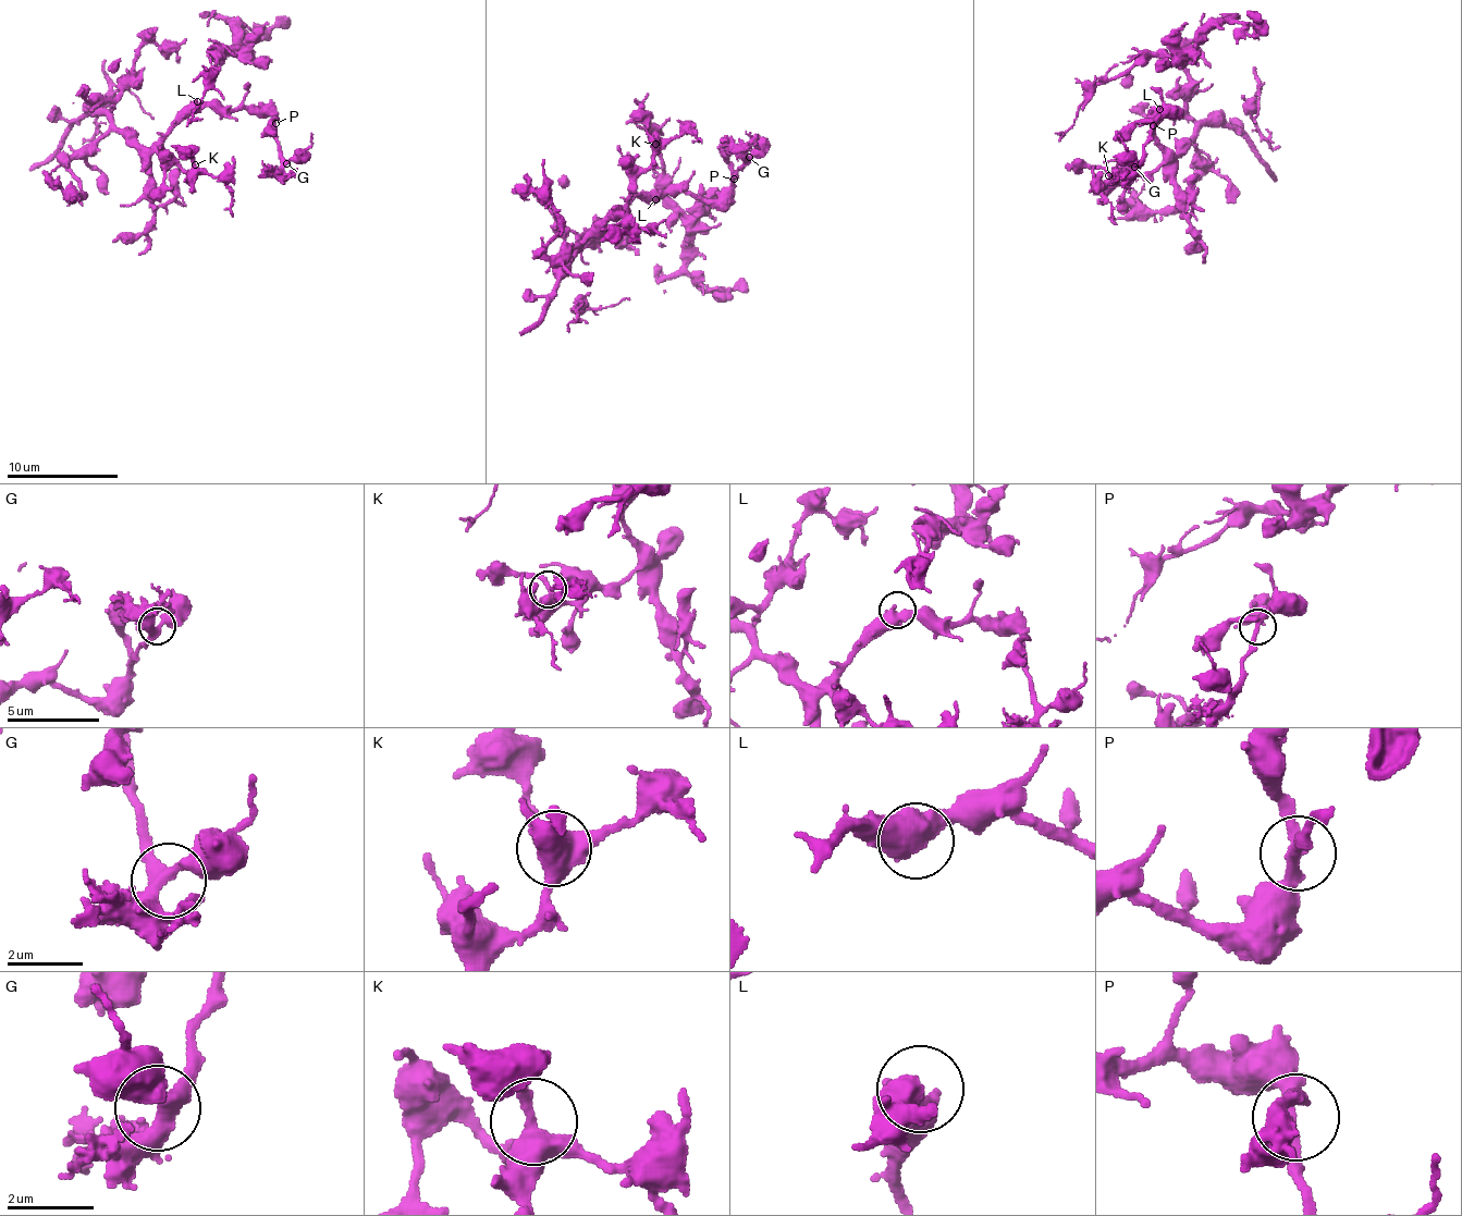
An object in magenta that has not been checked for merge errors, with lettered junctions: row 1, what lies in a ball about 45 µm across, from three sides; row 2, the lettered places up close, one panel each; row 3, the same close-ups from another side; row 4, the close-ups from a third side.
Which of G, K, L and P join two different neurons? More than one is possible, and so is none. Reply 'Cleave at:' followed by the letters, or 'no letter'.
Cleave at: no letter

